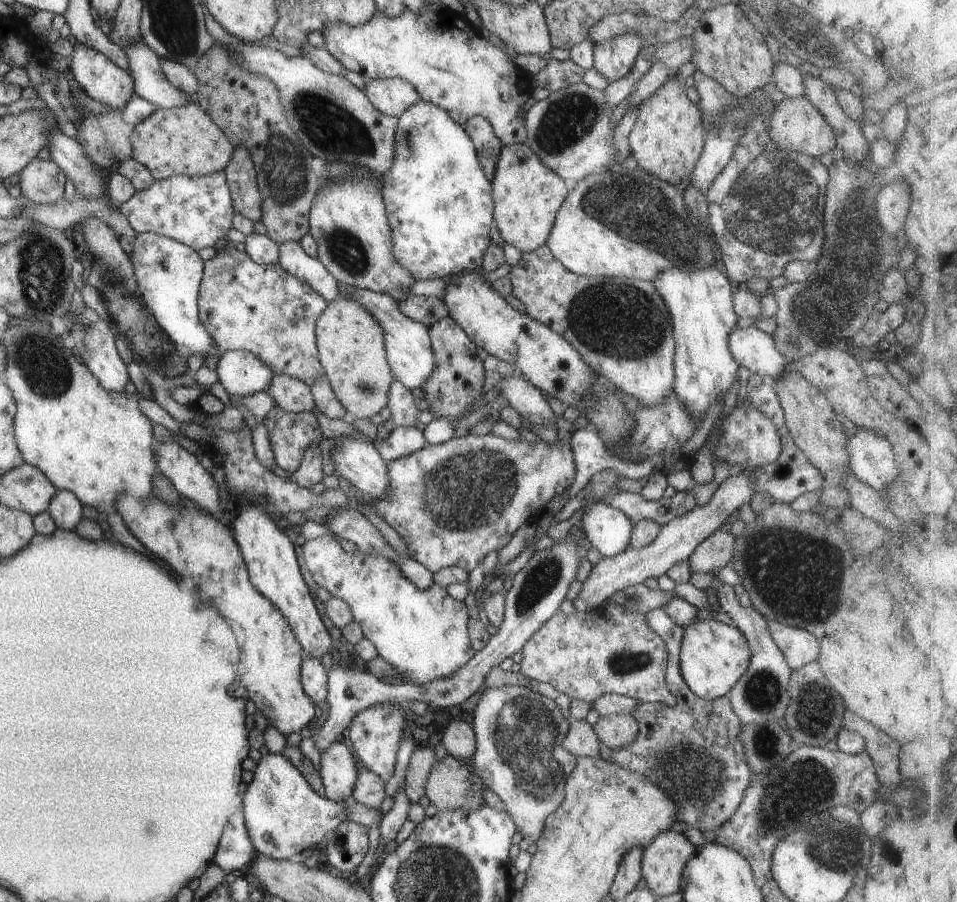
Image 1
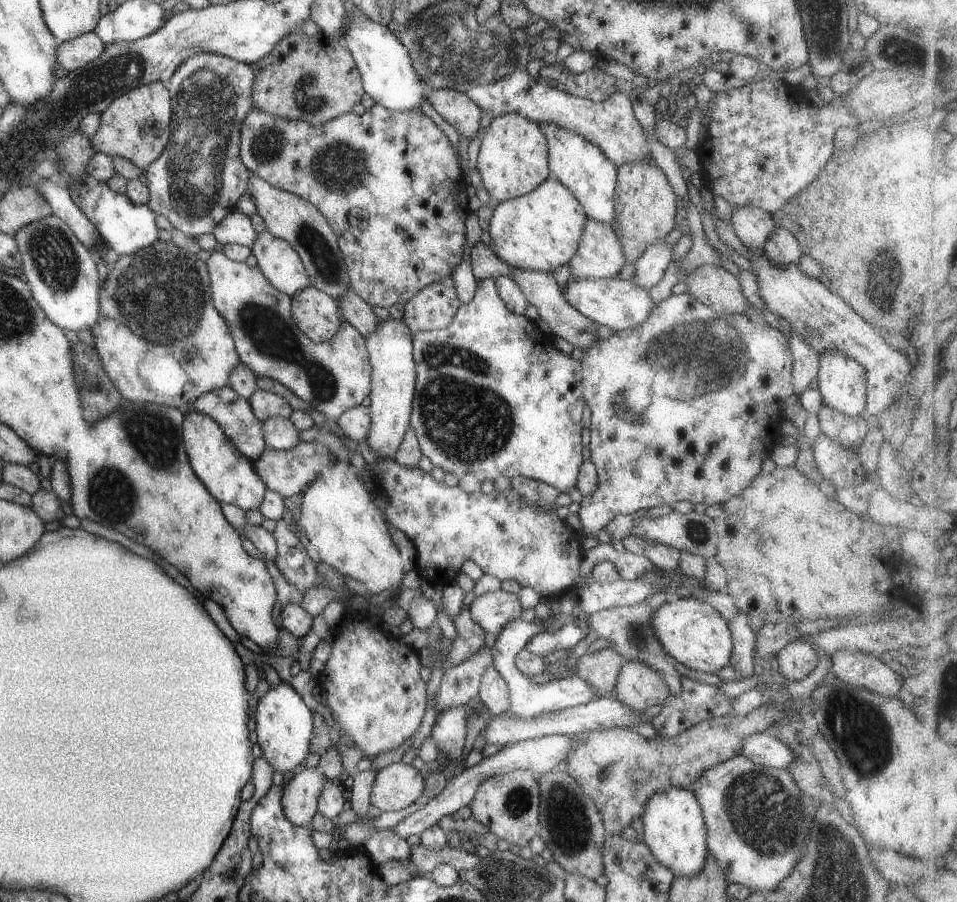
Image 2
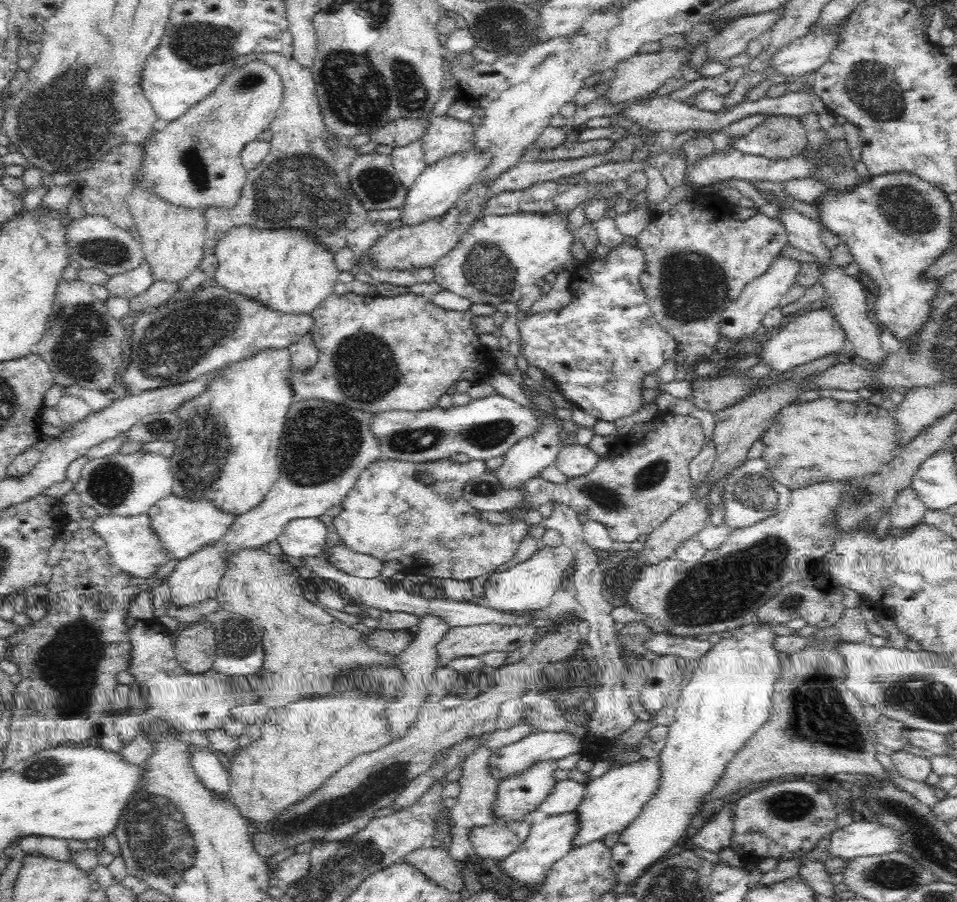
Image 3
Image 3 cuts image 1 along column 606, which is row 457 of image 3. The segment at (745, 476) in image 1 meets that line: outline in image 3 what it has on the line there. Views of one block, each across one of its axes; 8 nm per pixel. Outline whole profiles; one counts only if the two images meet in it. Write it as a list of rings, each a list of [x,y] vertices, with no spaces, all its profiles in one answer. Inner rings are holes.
[[[578,443],[561,446],[554,464],[567,478],[586,474],[598,464],[600,457]]]

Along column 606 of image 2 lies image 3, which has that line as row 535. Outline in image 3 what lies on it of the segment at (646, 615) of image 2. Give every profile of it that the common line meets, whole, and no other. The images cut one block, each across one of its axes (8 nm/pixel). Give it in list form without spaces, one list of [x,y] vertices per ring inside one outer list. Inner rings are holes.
[[[661,412],[645,424],[645,428],[634,438],[623,437],[615,440],[610,452],[600,457],[598,464],[582,476],[570,478],[562,484],[552,483],[540,477],[525,483],[525,506],[538,509],[548,500],[558,500],[567,504],[578,515],[585,515],[606,527],[614,542],[634,542],[640,534],[650,534],[669,516],[680,510],[692,497],[692,477],[689,473],[690,461],[700,452],[705,437],[702,424],[690,416]]]

